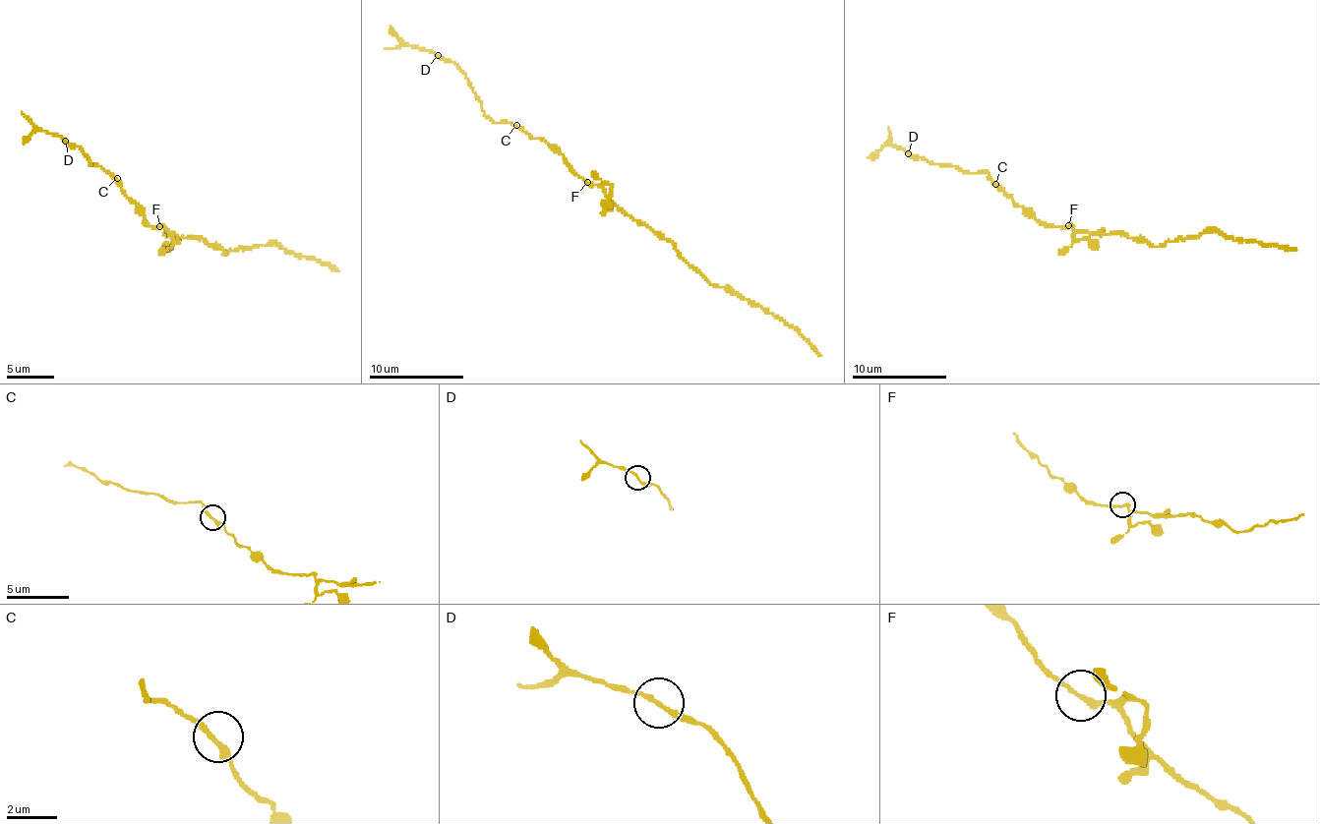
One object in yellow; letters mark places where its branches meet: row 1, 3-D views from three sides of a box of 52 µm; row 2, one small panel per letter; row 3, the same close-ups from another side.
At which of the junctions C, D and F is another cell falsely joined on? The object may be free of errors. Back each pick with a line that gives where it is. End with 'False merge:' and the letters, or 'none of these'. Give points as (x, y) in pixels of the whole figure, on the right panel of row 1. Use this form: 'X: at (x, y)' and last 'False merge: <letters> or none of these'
False merge: none of these

